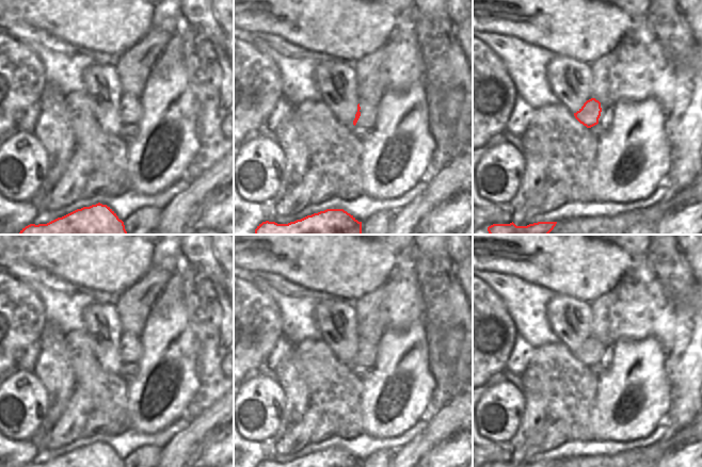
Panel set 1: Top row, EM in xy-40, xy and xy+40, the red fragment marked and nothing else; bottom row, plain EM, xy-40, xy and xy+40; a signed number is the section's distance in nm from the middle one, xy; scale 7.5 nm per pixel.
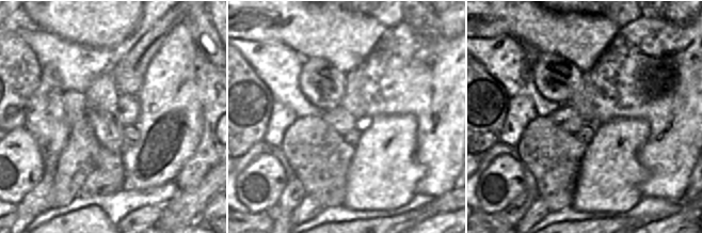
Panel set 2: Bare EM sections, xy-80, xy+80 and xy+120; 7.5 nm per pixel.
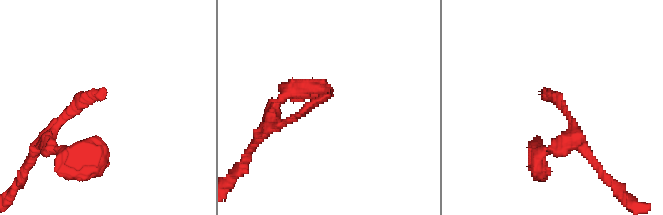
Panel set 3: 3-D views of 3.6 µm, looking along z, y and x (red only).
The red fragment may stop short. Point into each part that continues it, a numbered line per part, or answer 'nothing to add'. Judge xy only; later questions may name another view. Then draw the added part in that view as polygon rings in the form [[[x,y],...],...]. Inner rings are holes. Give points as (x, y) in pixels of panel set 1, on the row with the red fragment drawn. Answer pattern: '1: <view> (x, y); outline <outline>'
1: xy (368, 111); outline [[[360,100],[361,116],[356,123],[356,126],[363,128],[369,128],[377,123],[377,104],[373,104],[367,100]]]

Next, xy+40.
1: xy+40 (605, 110); outline [[[601,103],[601,108],[602,108],[602,112],[601,112],[601,116],[599,118],[599,123],[601,123],[607,116],[607,114],[611,111],[610,108],[606,107],[603,103]]]

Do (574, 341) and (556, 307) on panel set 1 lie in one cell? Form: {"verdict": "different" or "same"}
{"verdict": "same"}

